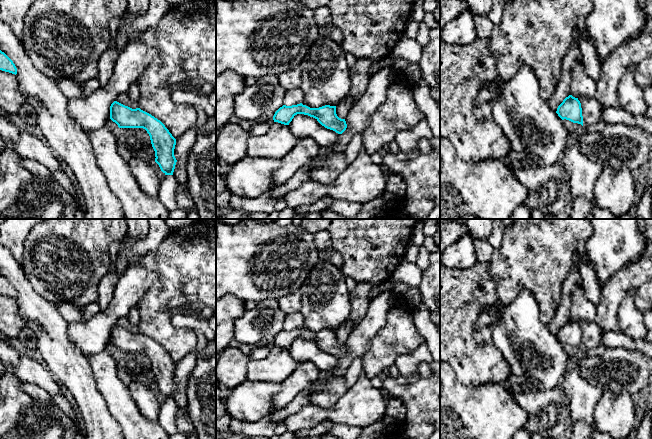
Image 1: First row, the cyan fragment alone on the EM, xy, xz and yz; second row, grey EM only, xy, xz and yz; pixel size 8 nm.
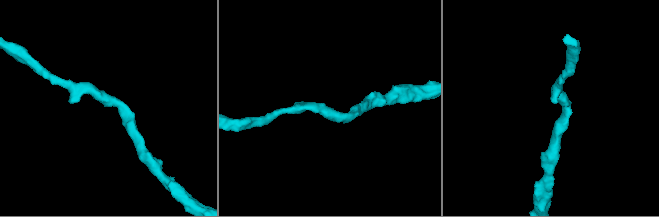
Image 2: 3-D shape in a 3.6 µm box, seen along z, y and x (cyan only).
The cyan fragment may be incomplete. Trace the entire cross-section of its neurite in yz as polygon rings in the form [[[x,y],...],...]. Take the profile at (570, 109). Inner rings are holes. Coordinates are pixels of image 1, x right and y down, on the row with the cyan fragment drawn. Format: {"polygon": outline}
{"polygon": [[[569,95],[563,100],[558,106],[556,113],[562,120],[566,119],[583,126],[581,103],[578,98],[575,98],[572,95]]]}

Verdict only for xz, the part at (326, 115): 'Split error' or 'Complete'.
Complete

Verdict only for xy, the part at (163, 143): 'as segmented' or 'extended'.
as segmented

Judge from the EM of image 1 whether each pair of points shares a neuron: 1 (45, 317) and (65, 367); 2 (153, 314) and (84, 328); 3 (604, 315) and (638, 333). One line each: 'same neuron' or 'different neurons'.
1: same neuron
2: different neurons
3: different neurons

